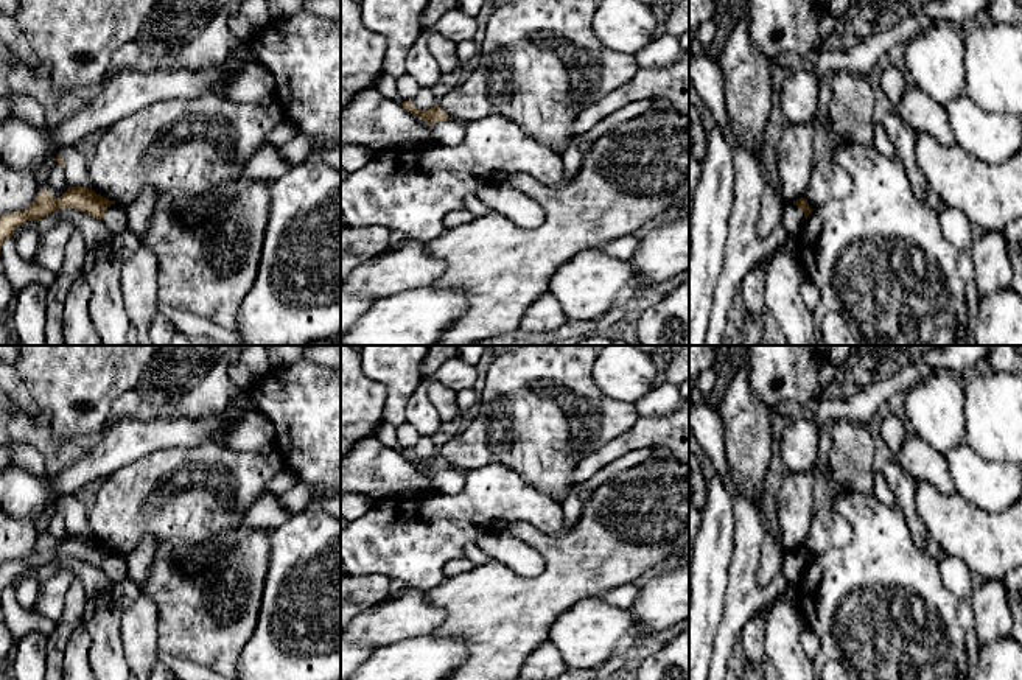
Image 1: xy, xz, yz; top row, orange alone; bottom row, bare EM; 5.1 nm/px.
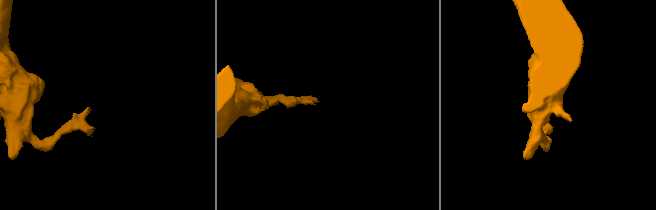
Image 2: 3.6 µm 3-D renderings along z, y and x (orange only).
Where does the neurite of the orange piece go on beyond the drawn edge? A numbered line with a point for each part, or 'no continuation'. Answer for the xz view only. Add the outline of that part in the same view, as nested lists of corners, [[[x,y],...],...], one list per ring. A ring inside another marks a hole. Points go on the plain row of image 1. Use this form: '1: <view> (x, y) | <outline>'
no continuation

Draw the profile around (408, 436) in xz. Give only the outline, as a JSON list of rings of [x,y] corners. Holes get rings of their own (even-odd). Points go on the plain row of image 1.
[[[408,422],[397,426],[397,436],[398,436],[398,445],[401,451],[412,448],[420,439],[417,429]]]

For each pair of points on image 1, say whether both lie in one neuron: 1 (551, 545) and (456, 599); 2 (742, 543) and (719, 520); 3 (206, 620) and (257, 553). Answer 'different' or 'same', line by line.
1: same
2: different
3: same

